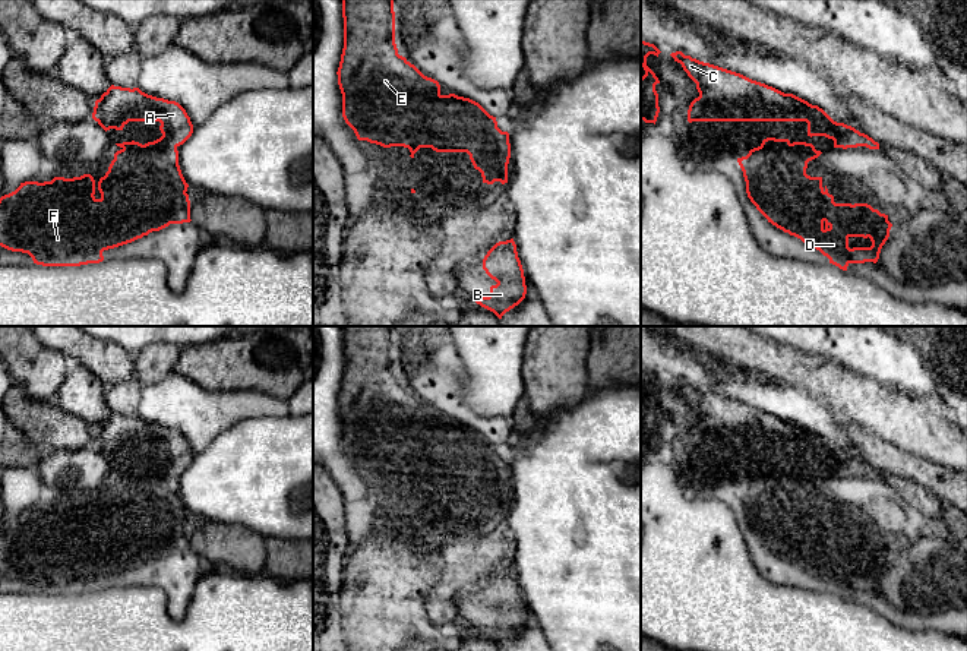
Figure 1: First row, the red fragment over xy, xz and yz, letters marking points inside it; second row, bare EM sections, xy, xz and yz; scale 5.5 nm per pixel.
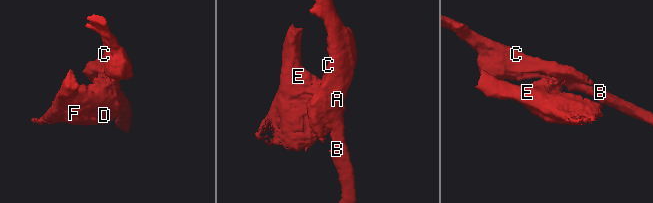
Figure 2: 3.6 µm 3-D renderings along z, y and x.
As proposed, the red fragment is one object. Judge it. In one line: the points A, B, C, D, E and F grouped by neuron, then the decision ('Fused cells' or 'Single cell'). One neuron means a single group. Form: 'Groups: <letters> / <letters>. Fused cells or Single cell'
Groups: A B C / D E F. Fused cells

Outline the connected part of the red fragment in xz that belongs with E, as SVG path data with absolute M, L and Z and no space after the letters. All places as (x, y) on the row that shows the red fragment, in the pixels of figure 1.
M342 0L344 18L344 48L338 67L338 85L342 94L342 117L354 130L358 140L380 145L383 148L404 146L411 152L411 158L420 148L432 148L436 152L467 152L475 170L481 173L483 183L508 183L508 164L511 148L494 151L492 155L486 149L462 148L456 138L456 126L448 118L448 110L420 108L413 104L408 92L418 85L417 76L421 72L405 57L398 54L395 44L395 12L394 0Z

